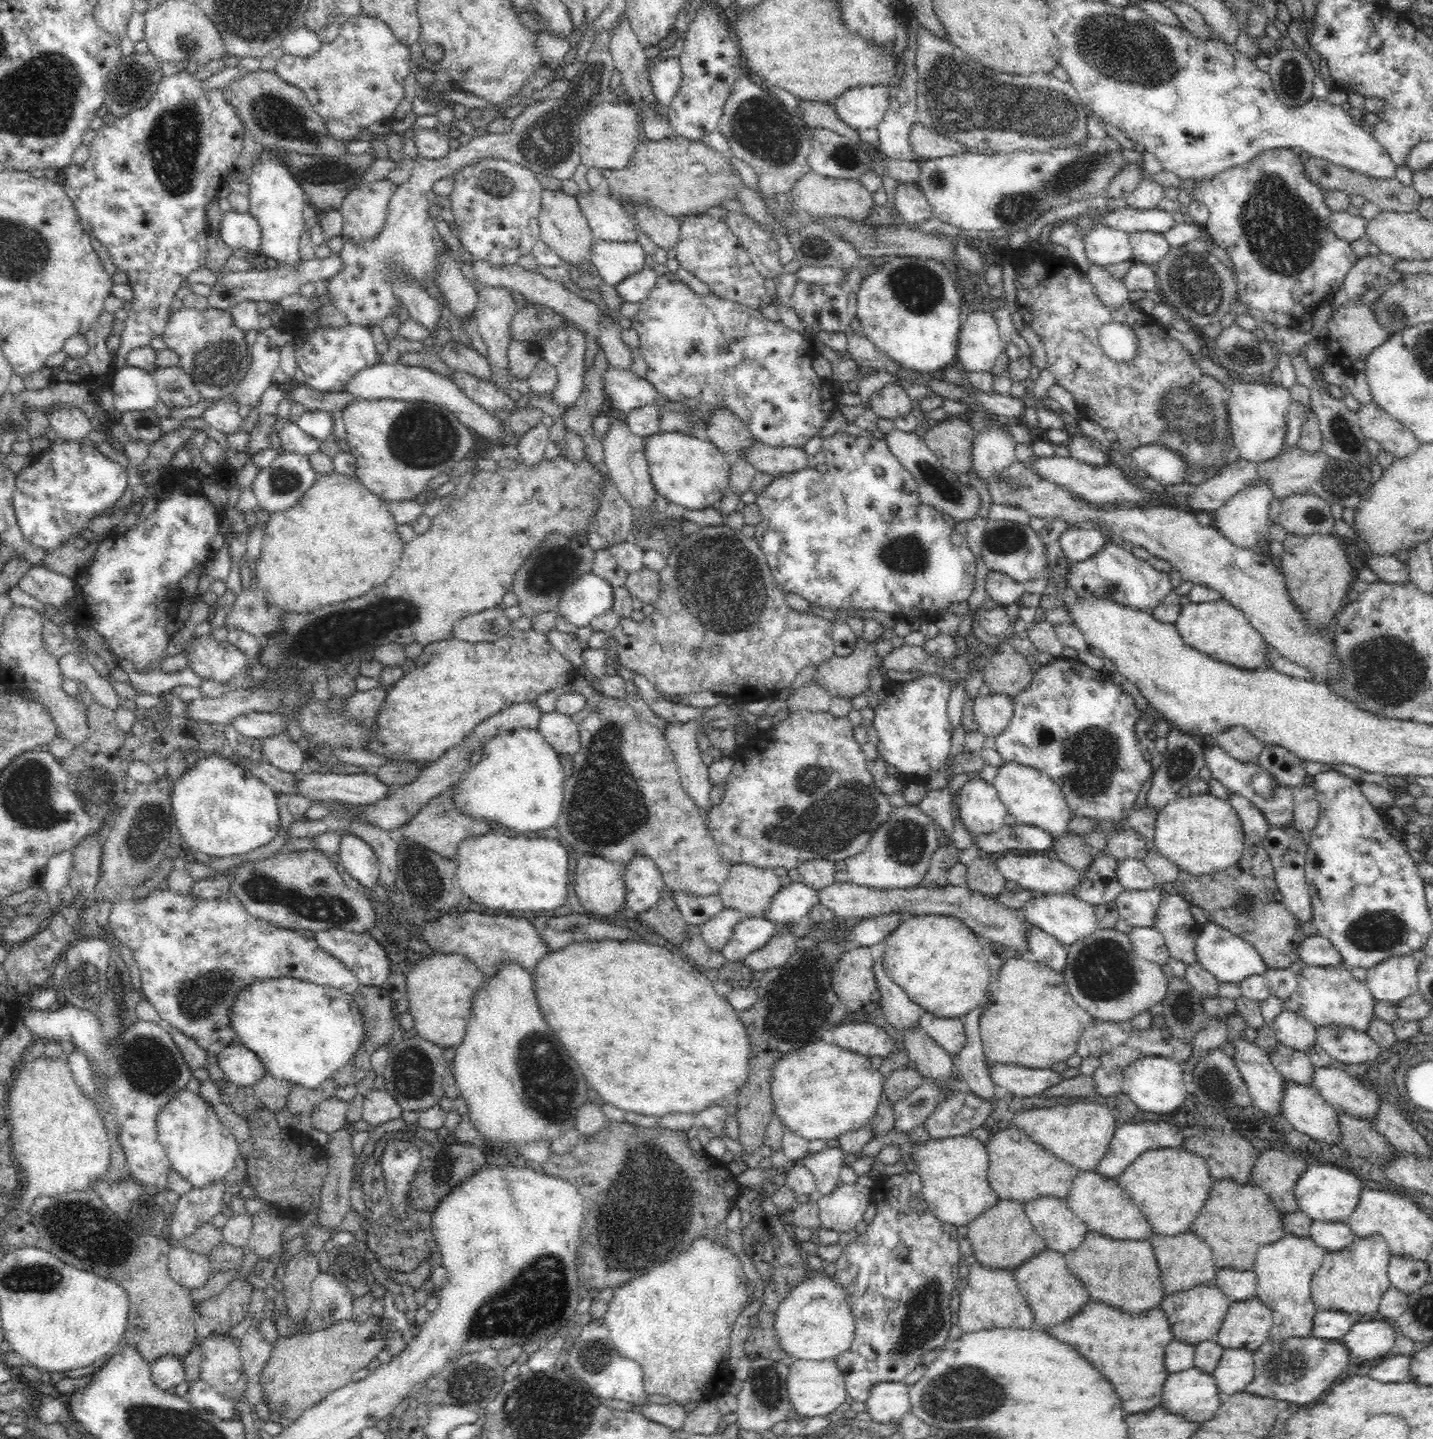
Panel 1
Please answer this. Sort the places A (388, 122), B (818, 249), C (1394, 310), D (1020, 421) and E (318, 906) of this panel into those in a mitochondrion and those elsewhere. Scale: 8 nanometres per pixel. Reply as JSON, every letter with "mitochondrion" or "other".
{"A":"other","B":"mitochondrion","C":"mitochondrion","D":"other","E":"mitochondrion"}

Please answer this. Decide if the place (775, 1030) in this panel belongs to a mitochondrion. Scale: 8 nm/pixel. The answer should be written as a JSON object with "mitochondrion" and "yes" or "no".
{"mitochondrion":"yes"}

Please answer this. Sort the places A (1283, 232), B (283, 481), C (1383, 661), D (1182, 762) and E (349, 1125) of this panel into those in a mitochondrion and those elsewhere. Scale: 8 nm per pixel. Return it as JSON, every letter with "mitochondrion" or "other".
{"A":"mitochondrion","B":"mitochondrion","C":"mitochondrion","D":"mitochondrion","E":"other"}

